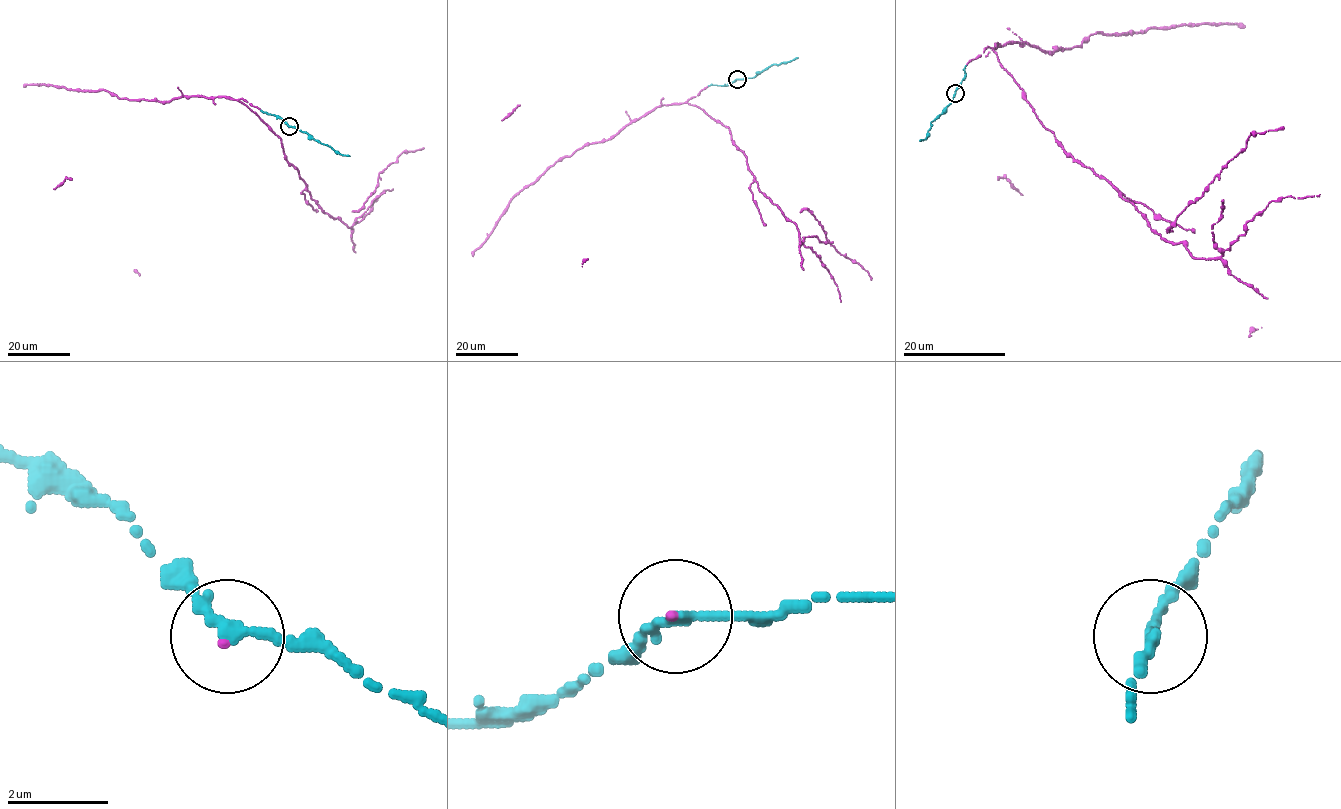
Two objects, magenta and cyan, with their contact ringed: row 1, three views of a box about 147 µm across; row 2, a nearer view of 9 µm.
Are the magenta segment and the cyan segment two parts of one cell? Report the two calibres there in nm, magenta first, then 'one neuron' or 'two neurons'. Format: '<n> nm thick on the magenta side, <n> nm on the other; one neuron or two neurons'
70 nm thick on the magenta side, 200 nm on the other; one neuron

